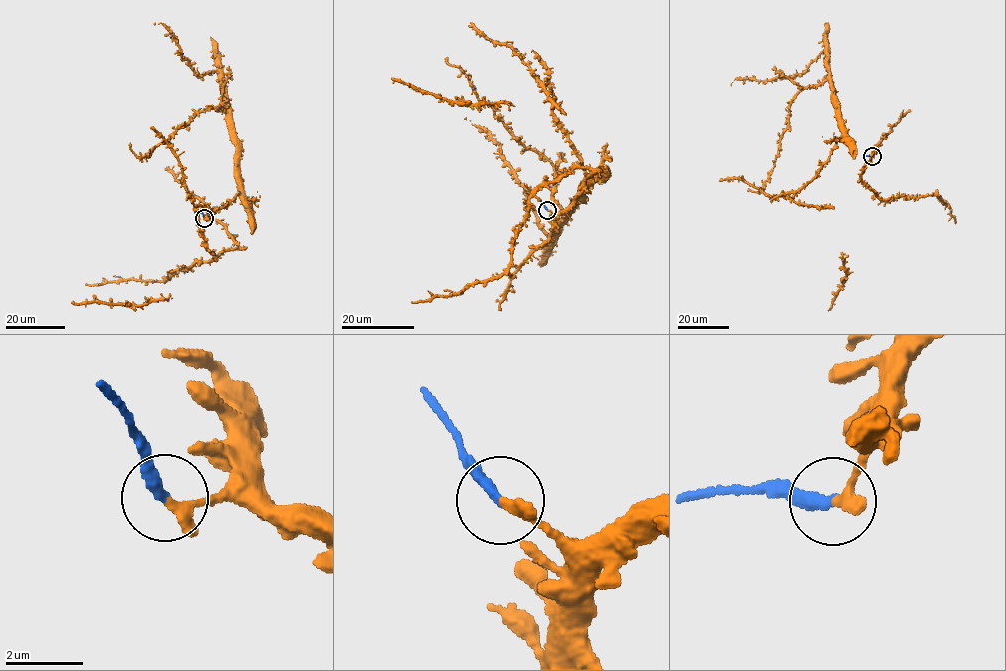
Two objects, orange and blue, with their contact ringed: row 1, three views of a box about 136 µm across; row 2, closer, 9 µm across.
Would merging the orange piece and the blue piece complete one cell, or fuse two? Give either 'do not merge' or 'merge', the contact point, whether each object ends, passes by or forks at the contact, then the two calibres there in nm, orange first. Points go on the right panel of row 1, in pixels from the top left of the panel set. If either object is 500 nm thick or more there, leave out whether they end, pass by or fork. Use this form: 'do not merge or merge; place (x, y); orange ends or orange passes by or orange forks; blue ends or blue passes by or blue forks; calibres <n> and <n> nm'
do not merge; place (872, 156); orange ends; blue ends; calibres 320 and 280 nm

